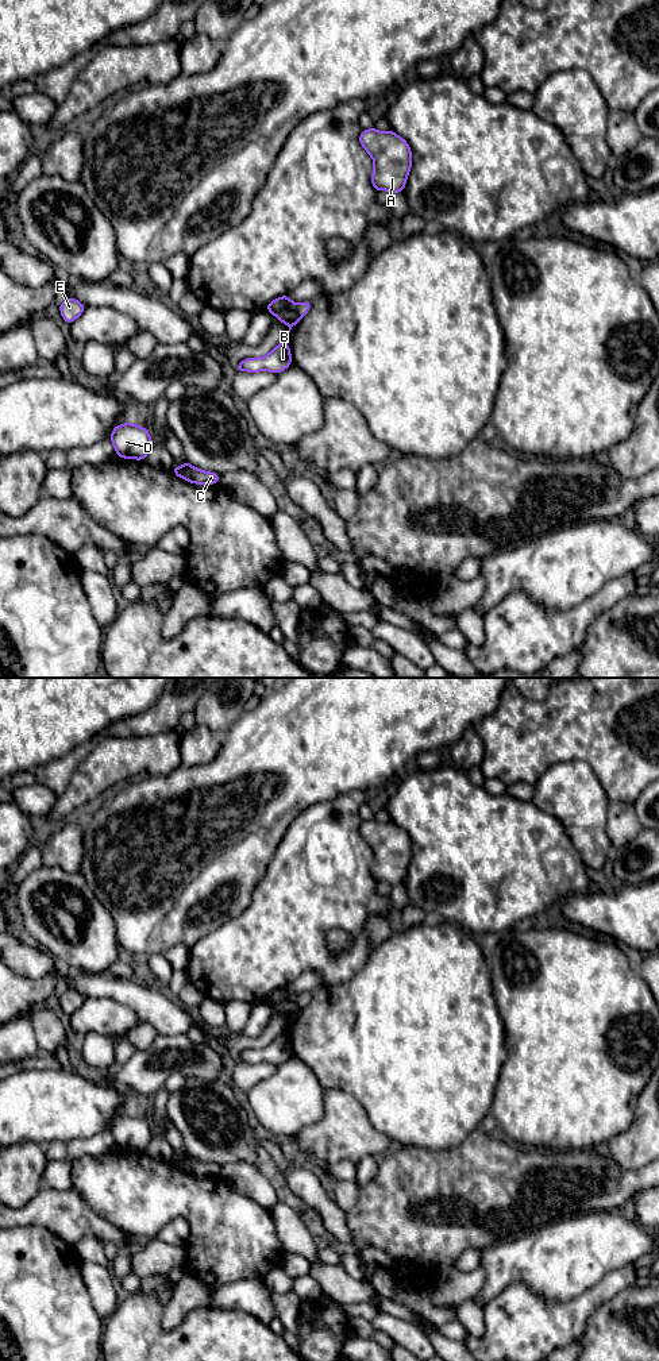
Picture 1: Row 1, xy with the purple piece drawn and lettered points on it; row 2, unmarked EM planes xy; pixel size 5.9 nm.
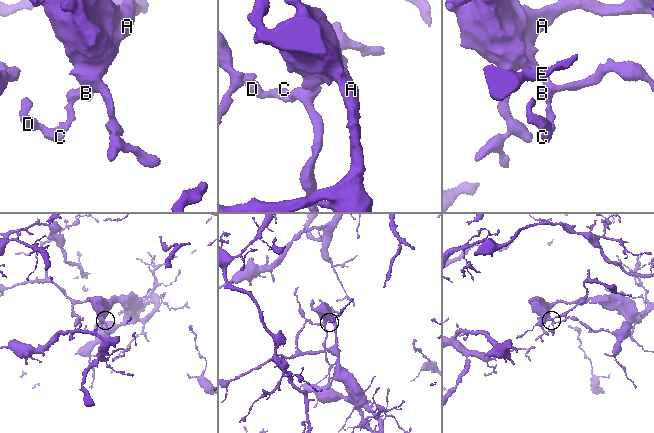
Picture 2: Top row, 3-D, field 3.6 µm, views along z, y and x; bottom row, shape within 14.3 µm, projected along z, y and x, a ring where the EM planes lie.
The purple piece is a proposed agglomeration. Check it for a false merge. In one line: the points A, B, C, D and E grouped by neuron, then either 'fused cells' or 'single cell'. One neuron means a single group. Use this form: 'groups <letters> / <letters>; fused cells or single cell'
groups A E / B C D; fused cells

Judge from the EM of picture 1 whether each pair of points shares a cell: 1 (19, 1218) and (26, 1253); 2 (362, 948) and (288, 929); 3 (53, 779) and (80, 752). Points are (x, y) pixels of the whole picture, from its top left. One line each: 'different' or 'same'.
1: different
2: same
3: same

